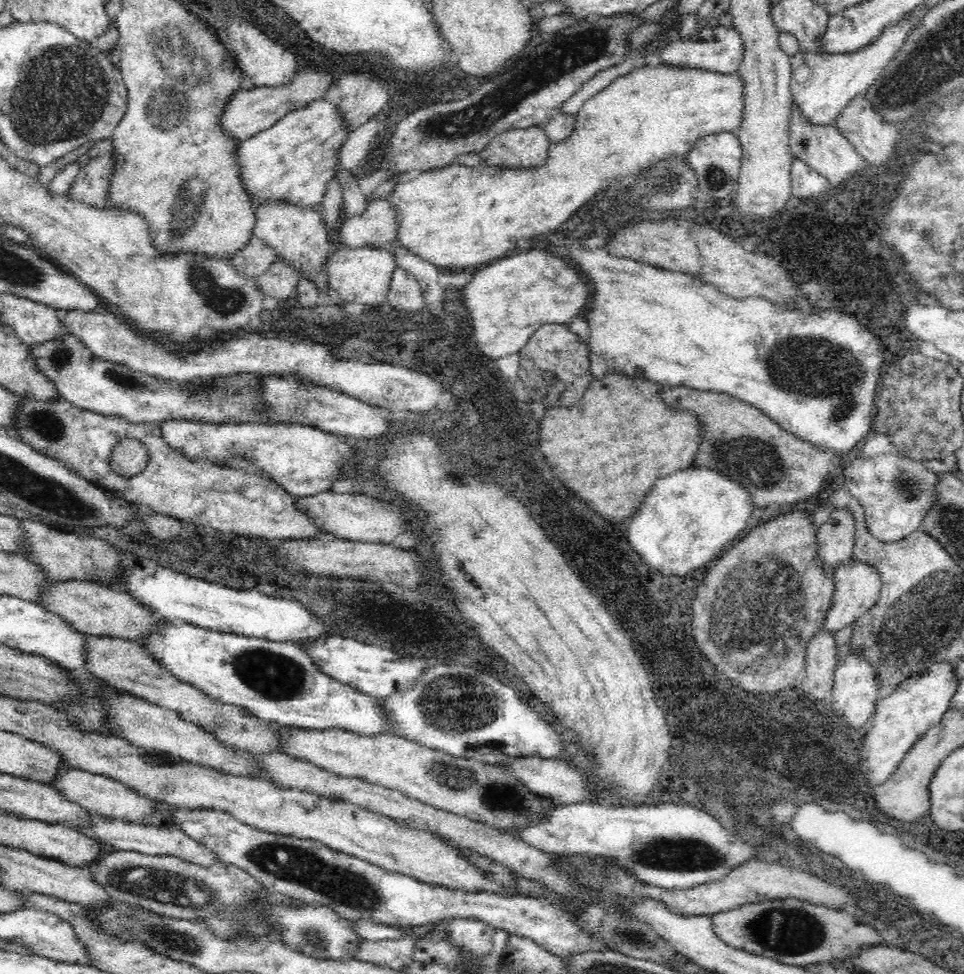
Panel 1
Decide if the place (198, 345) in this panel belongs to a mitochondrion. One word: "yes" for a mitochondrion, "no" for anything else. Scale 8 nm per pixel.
no

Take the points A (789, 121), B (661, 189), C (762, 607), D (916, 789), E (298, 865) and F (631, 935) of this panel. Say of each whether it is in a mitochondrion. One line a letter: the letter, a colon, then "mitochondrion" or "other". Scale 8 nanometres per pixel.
A: other
B: mitochondrion
C: mitochondrion
D: other
E: mitochondrion
F: mitochondrion

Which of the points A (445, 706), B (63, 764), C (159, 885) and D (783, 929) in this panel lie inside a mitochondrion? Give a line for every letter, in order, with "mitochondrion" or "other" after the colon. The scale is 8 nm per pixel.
A: mitochondrion
B: other
C: mitochondrion
D: mitochondrion

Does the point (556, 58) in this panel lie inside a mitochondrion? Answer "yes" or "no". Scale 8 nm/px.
yes

